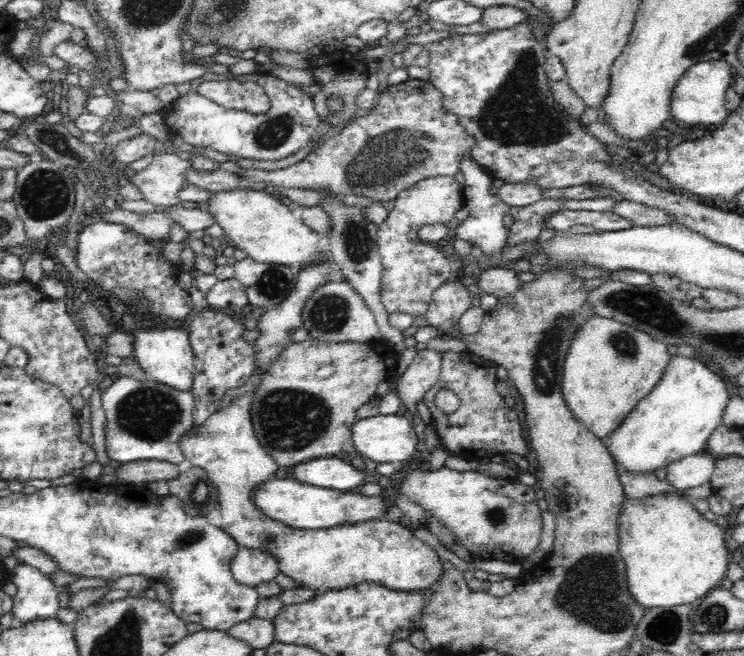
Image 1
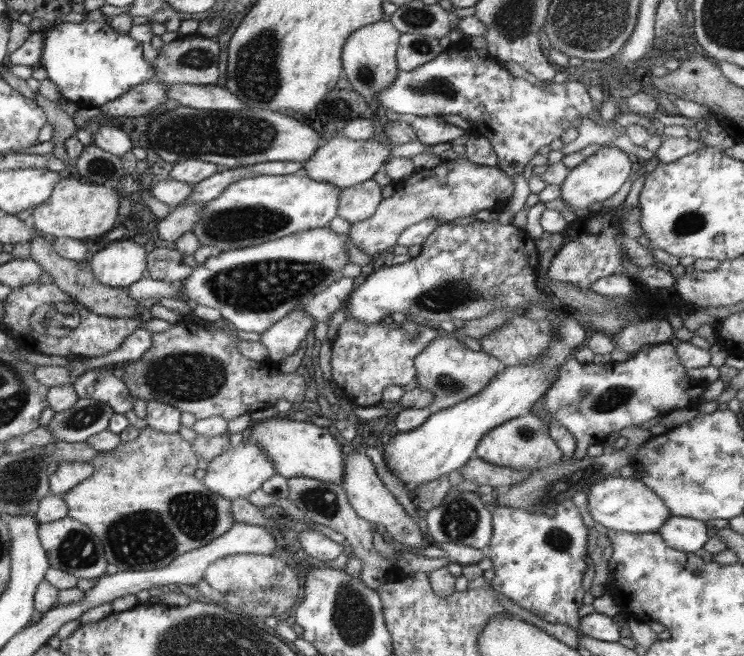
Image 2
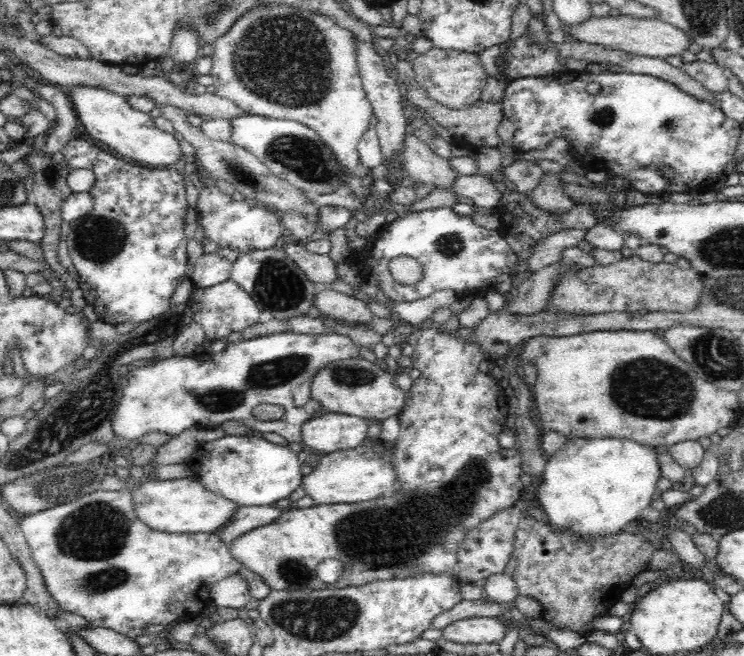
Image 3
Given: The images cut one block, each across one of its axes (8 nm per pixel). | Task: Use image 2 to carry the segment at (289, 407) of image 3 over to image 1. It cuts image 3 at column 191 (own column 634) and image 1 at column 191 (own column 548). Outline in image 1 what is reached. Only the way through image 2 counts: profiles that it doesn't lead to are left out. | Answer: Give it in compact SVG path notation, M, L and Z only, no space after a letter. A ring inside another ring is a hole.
M121 376L101 391L101 400L106 411L106 449L110 459L121 464L142 460L176 465L185 460L180 442L193 425L193 390L168 387L154 382L150 376L143 381Z

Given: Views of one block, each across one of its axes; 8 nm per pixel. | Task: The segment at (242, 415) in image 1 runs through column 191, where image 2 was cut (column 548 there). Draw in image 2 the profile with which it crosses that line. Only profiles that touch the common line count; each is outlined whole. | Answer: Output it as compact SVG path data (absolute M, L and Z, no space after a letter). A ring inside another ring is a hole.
M532 412L518 419L500 424L494 431L490 431L483 437L478 447L478 457L495 466L506 466L513 470L536 471L547 465L556 465L563 462L566 457L552 438L546 422L536 417Z

